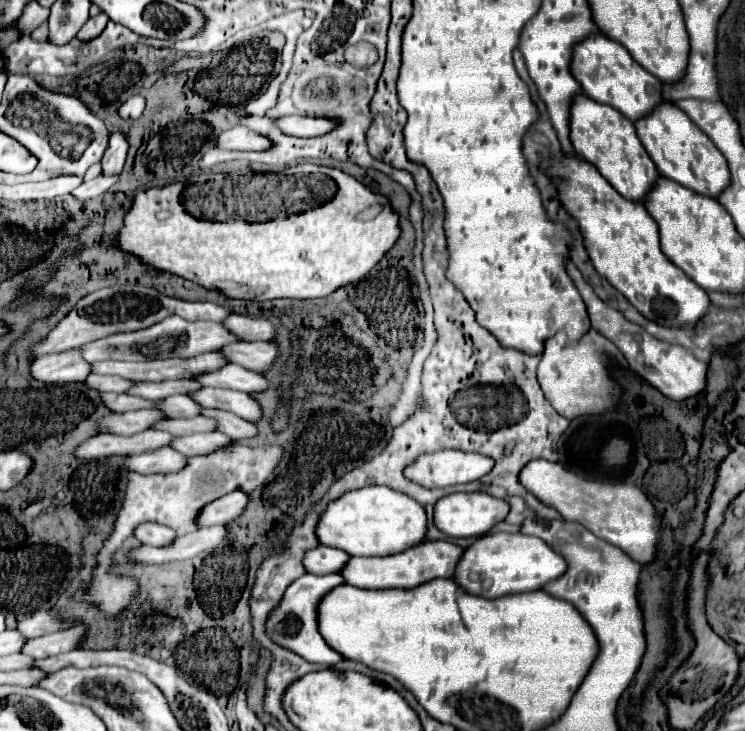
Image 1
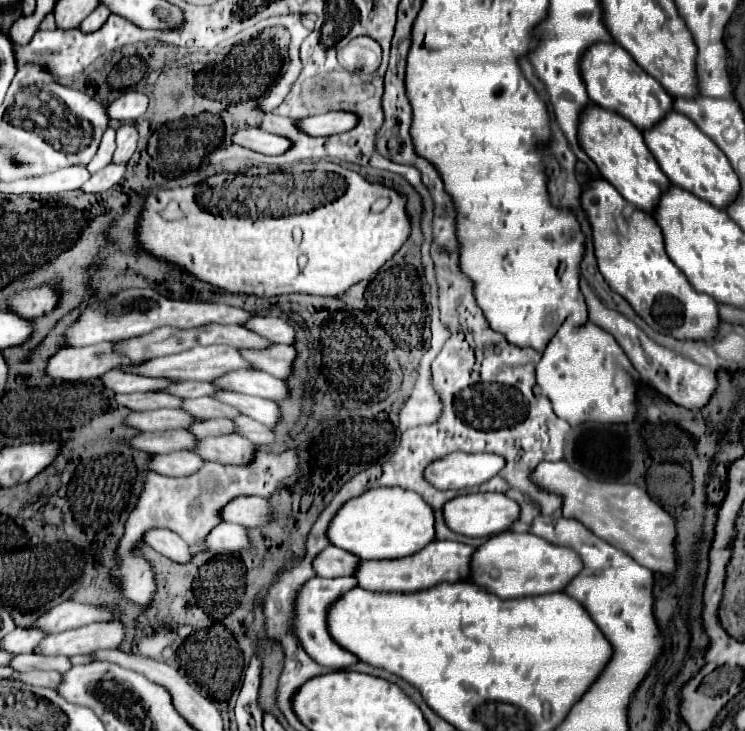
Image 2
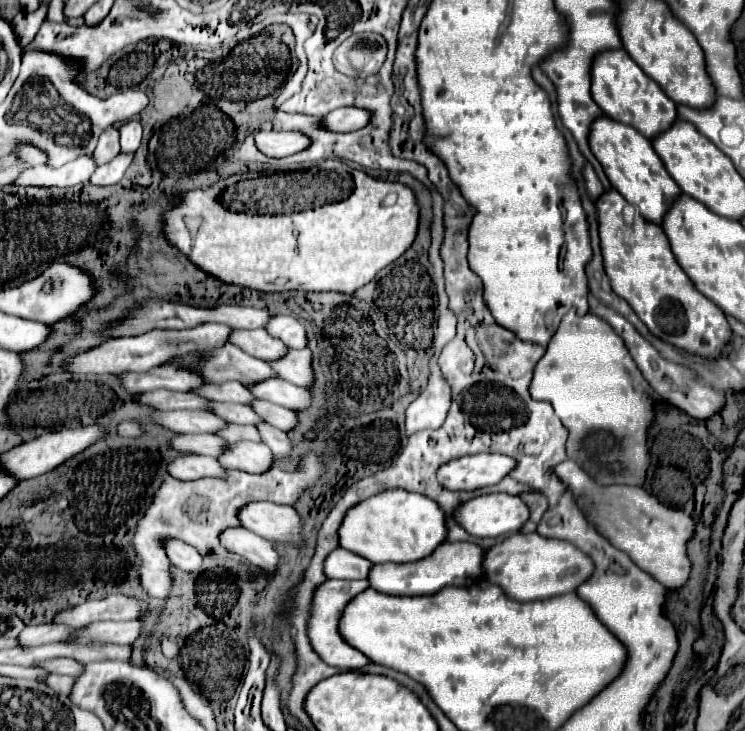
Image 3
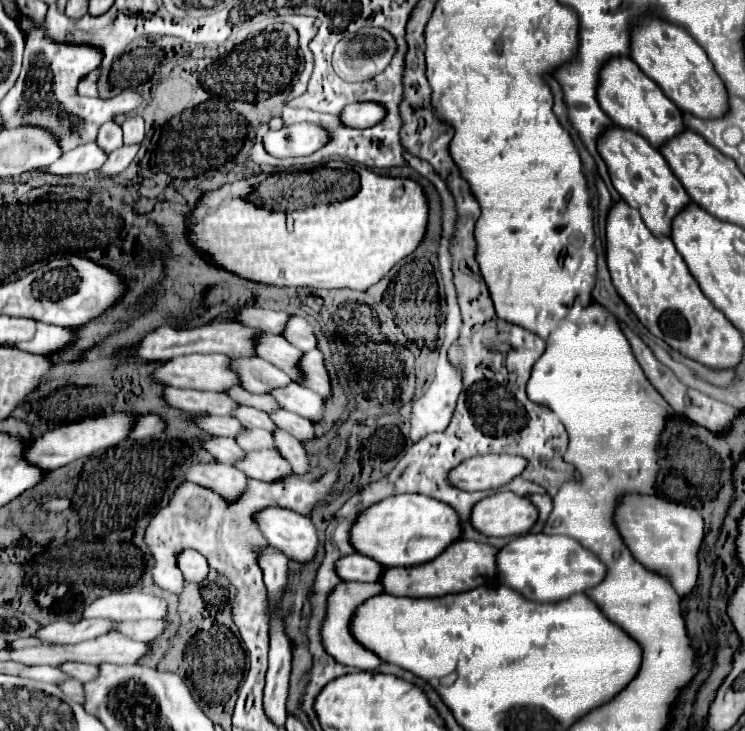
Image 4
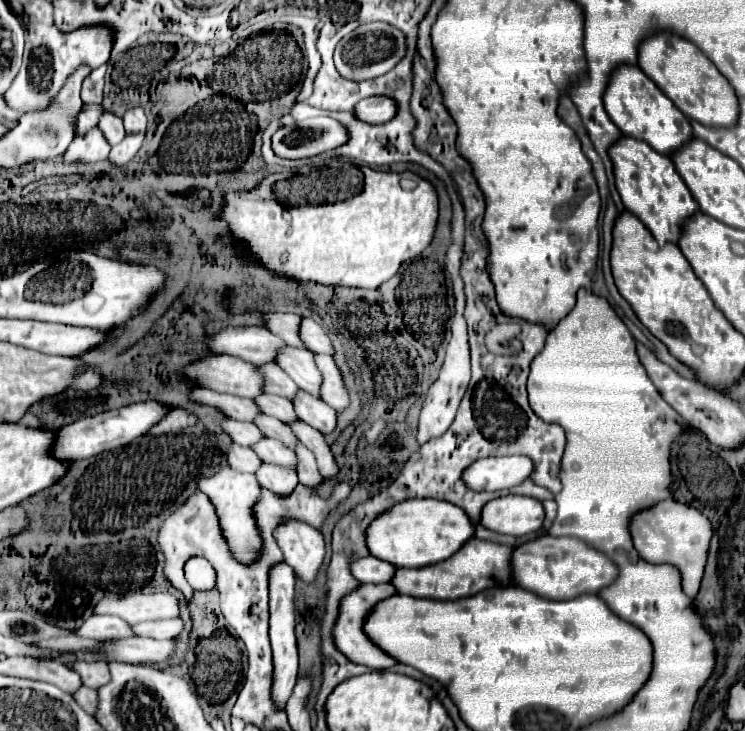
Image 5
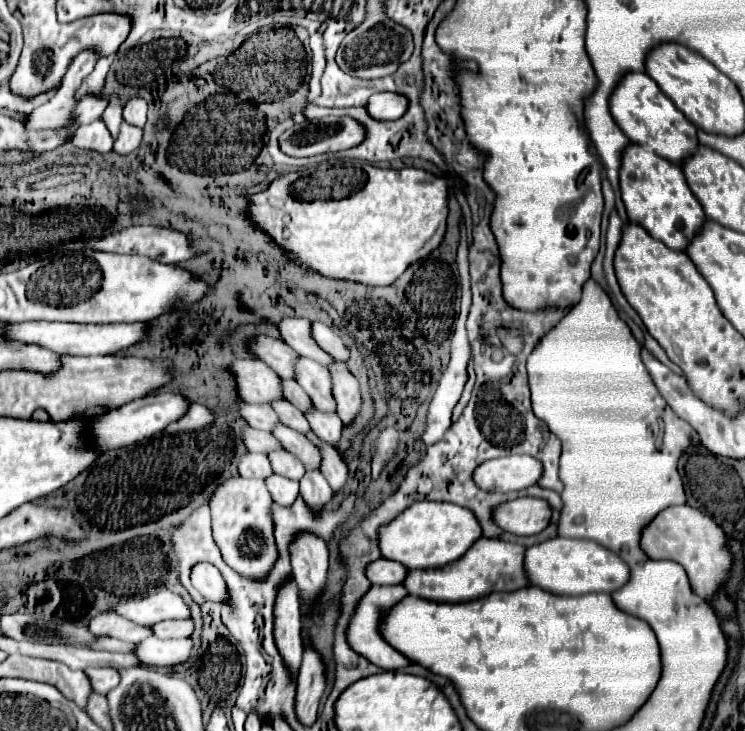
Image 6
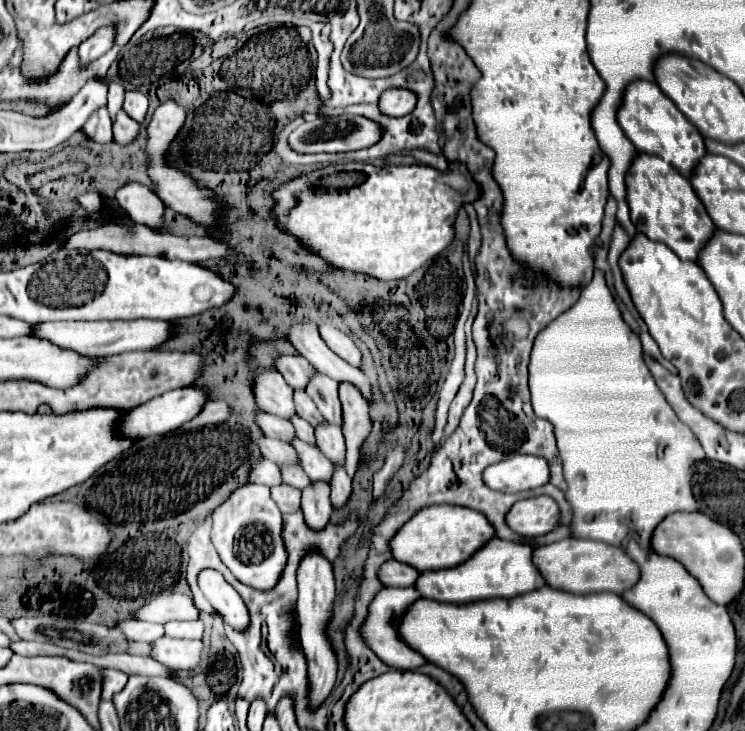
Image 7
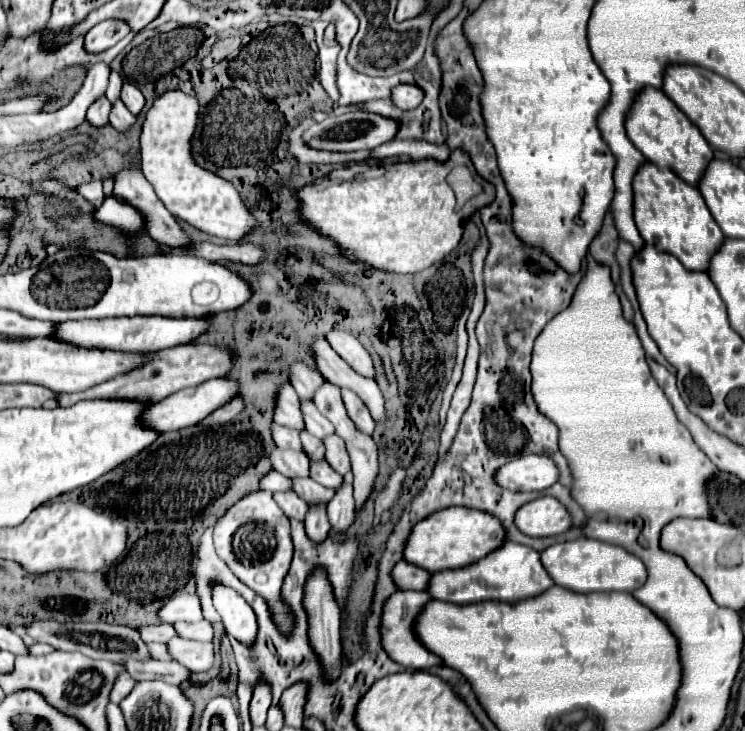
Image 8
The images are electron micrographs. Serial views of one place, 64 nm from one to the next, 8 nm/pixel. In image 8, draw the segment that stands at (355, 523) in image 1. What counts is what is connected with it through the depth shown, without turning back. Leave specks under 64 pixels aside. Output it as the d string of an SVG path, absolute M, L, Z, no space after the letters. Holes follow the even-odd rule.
M452 506L440 512L432 512L432 516L426 516L416 526L412 526L402 554L406 562L416 564L418 568L424 568L428 572L438 572L448 568L464 568L496 550L502 542L504 528L496 516L472 508L466 510Z

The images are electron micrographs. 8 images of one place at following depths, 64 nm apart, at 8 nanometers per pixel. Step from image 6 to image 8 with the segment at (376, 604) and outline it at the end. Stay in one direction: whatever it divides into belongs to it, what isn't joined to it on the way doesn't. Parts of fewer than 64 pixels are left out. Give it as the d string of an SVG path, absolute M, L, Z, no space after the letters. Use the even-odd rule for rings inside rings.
M398 590L396 594L388 596L388 600L382 606L382 620L380 620L380 644L384 648L384 652L388 654L390 660L396 660L396 664L410 668L410 670L426 670L430 666L442 664L442 660L438 656L434 656L432 652L428 652L414 636L412 632L412 624L414 618L418 616L418 612L422 610L422 606L432 600L428 596L428 592L416 592L416 590Z

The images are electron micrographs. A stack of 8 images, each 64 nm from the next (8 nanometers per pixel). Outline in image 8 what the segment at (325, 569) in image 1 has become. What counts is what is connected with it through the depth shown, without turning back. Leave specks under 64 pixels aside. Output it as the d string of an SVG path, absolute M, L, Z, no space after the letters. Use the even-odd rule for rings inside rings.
M398 562L392 568L392 580L400 590L426 590L430 572L424 572L422 568L416 568L408 562Z

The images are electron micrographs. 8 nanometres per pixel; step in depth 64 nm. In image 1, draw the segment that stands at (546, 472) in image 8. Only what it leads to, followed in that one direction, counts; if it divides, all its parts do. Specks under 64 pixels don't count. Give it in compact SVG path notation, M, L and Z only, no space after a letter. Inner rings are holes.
M440 450L418 456L404 476L424 488L444 488L452 484L464 484L480 480L494 466L494 460L484 454L468 454L460 450Z

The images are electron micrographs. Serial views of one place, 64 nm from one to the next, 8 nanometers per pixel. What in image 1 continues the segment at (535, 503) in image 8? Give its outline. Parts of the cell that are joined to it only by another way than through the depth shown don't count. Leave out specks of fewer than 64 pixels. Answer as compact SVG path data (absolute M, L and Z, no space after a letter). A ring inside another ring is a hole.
M456 492L442 496L434 504L434 526L452 538L480 538L484 536L496 522L504 520L508 514L508 504L504 500L492 498L482 492Z

